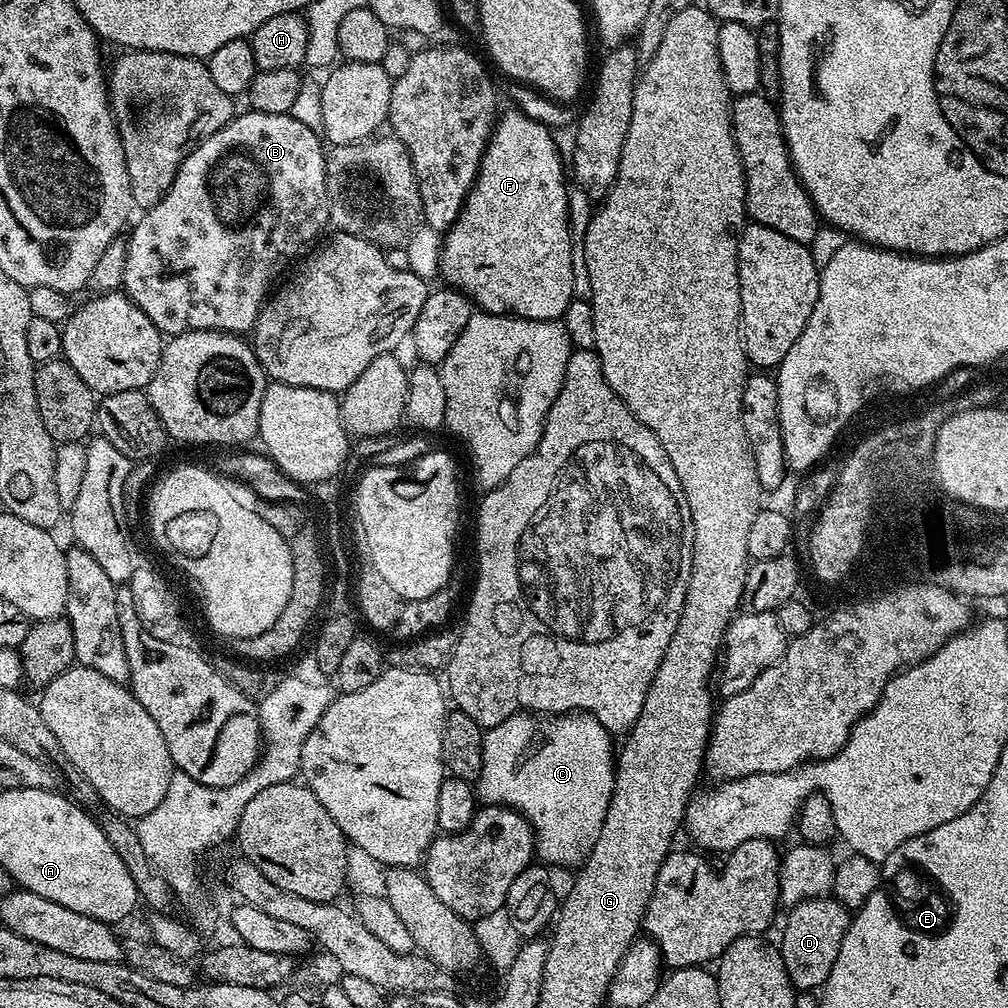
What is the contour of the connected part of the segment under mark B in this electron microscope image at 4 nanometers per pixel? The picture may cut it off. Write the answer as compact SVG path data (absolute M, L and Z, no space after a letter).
M241 111L233 116L229 124L222 126L222 130L210 134L210 138L206 138L189 152L178 170L170 190L166 190L163 198L153 208L147 209L141 215L144 217L137 222L132 237L127 237L128 249L126 250L123 291L143 310L146 318L150 318L150 322L154 322L154 326L169 337L177 336L180 332L193 332L194 330L214 330L233 334L251 333L270 292L268 280L274 279L319 234L320 228L329 227L326 166L324 165L326 148L321 137L308 126L304 126L302 122L298 122L298 119L292 115L247 111Z

